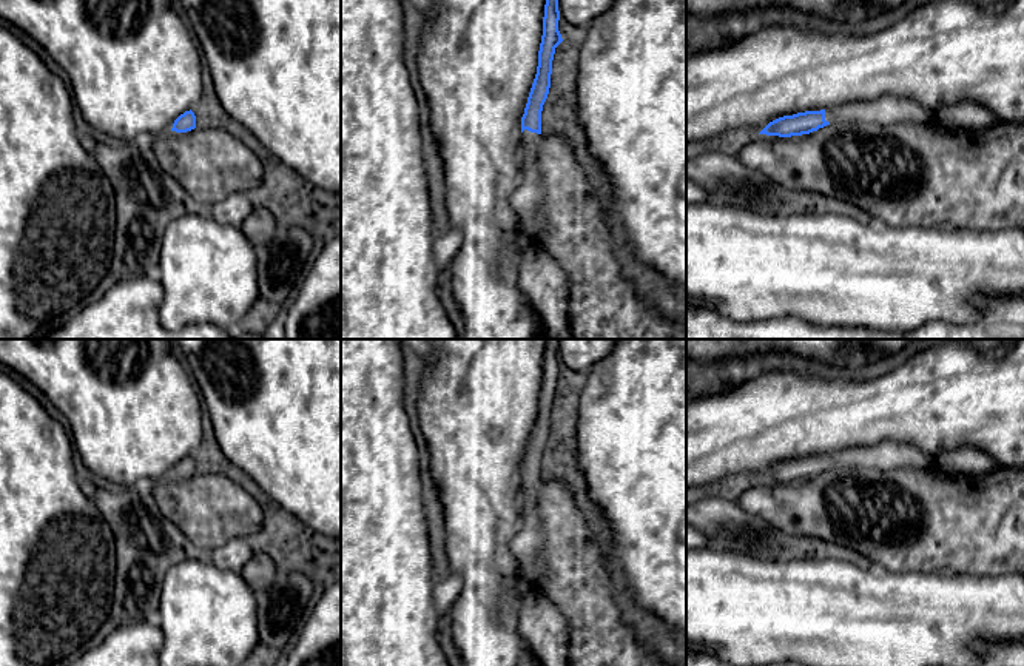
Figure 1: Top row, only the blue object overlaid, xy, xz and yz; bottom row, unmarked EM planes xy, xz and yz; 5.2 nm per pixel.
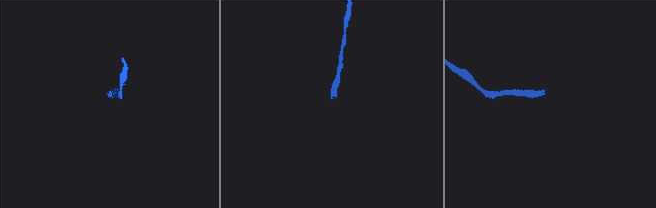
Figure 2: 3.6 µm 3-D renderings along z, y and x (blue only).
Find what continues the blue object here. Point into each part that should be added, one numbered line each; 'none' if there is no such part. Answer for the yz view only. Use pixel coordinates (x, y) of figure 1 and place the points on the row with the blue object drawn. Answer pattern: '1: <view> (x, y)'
1: yz (887, 110)

